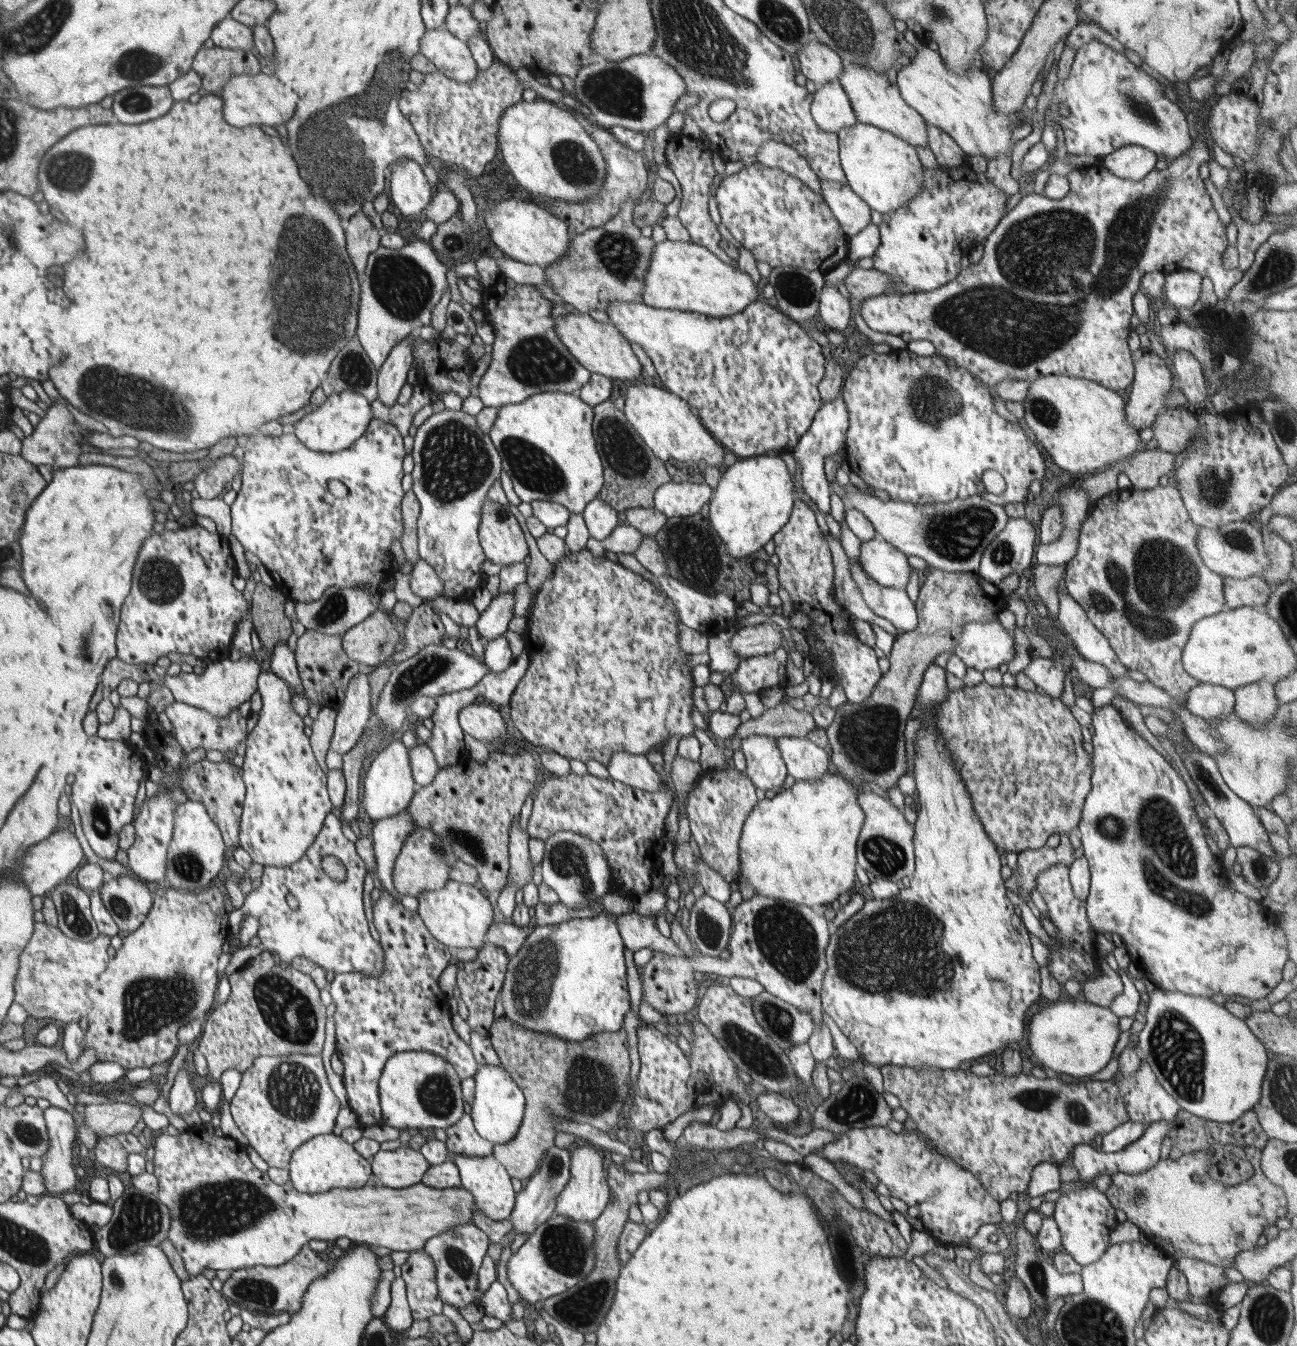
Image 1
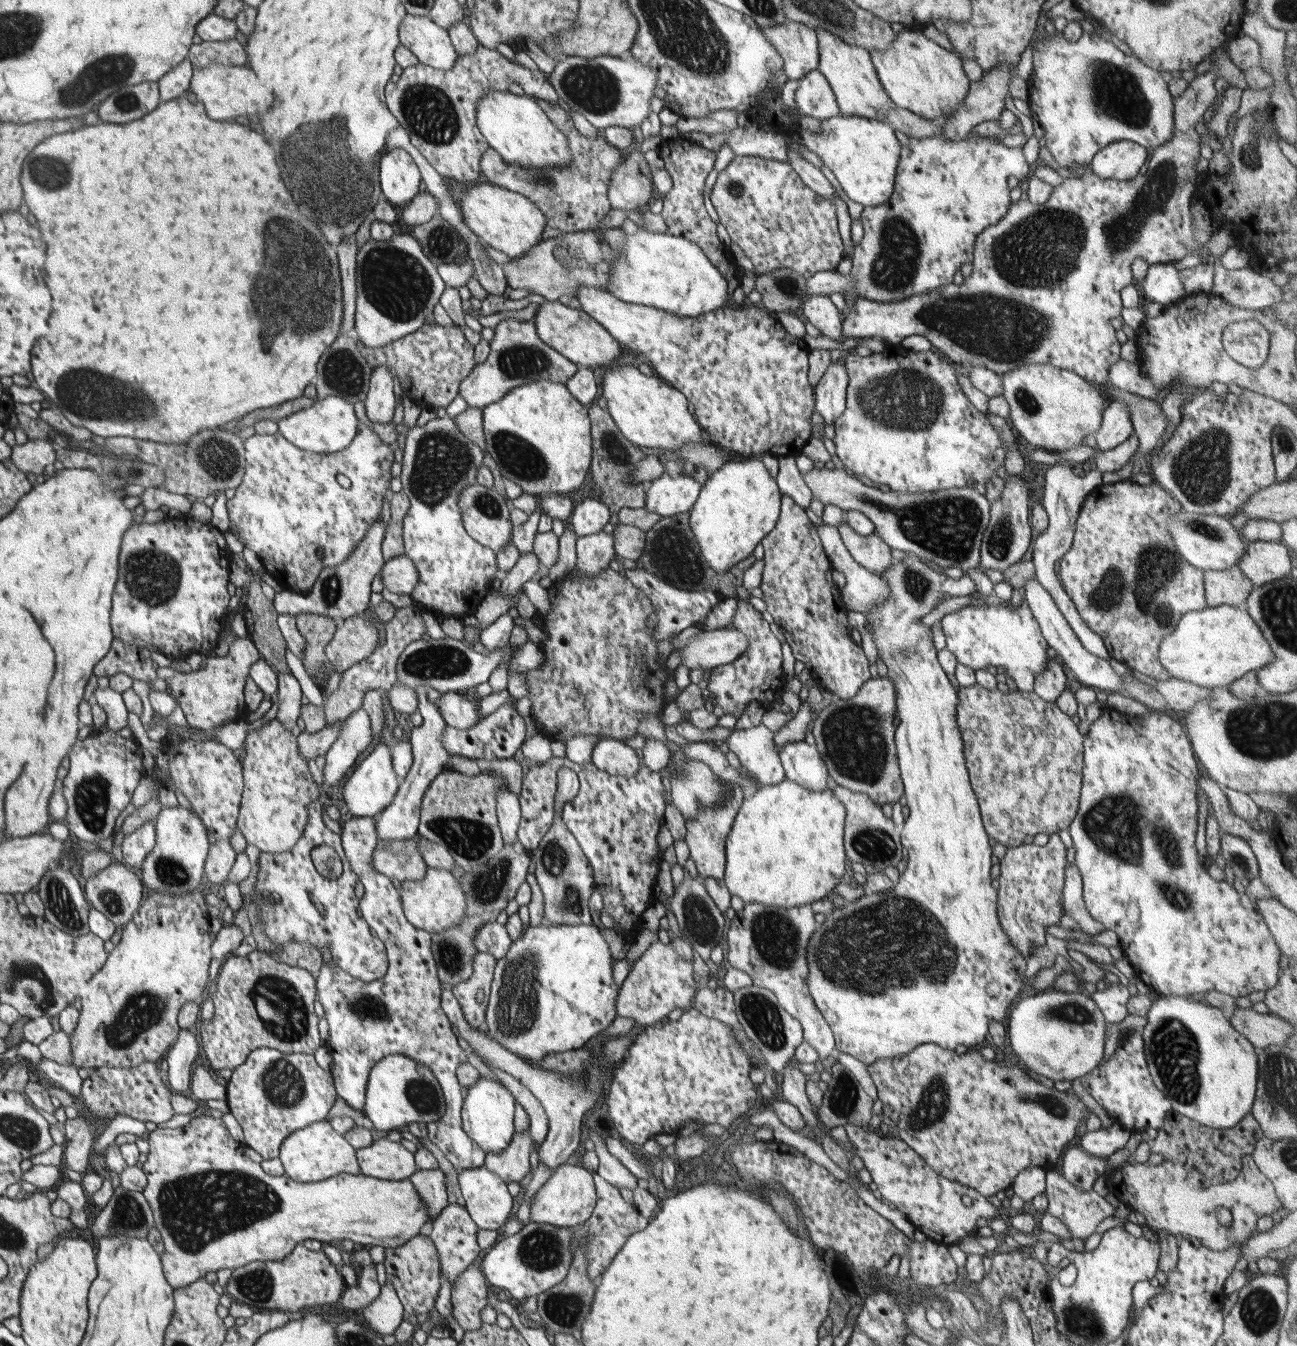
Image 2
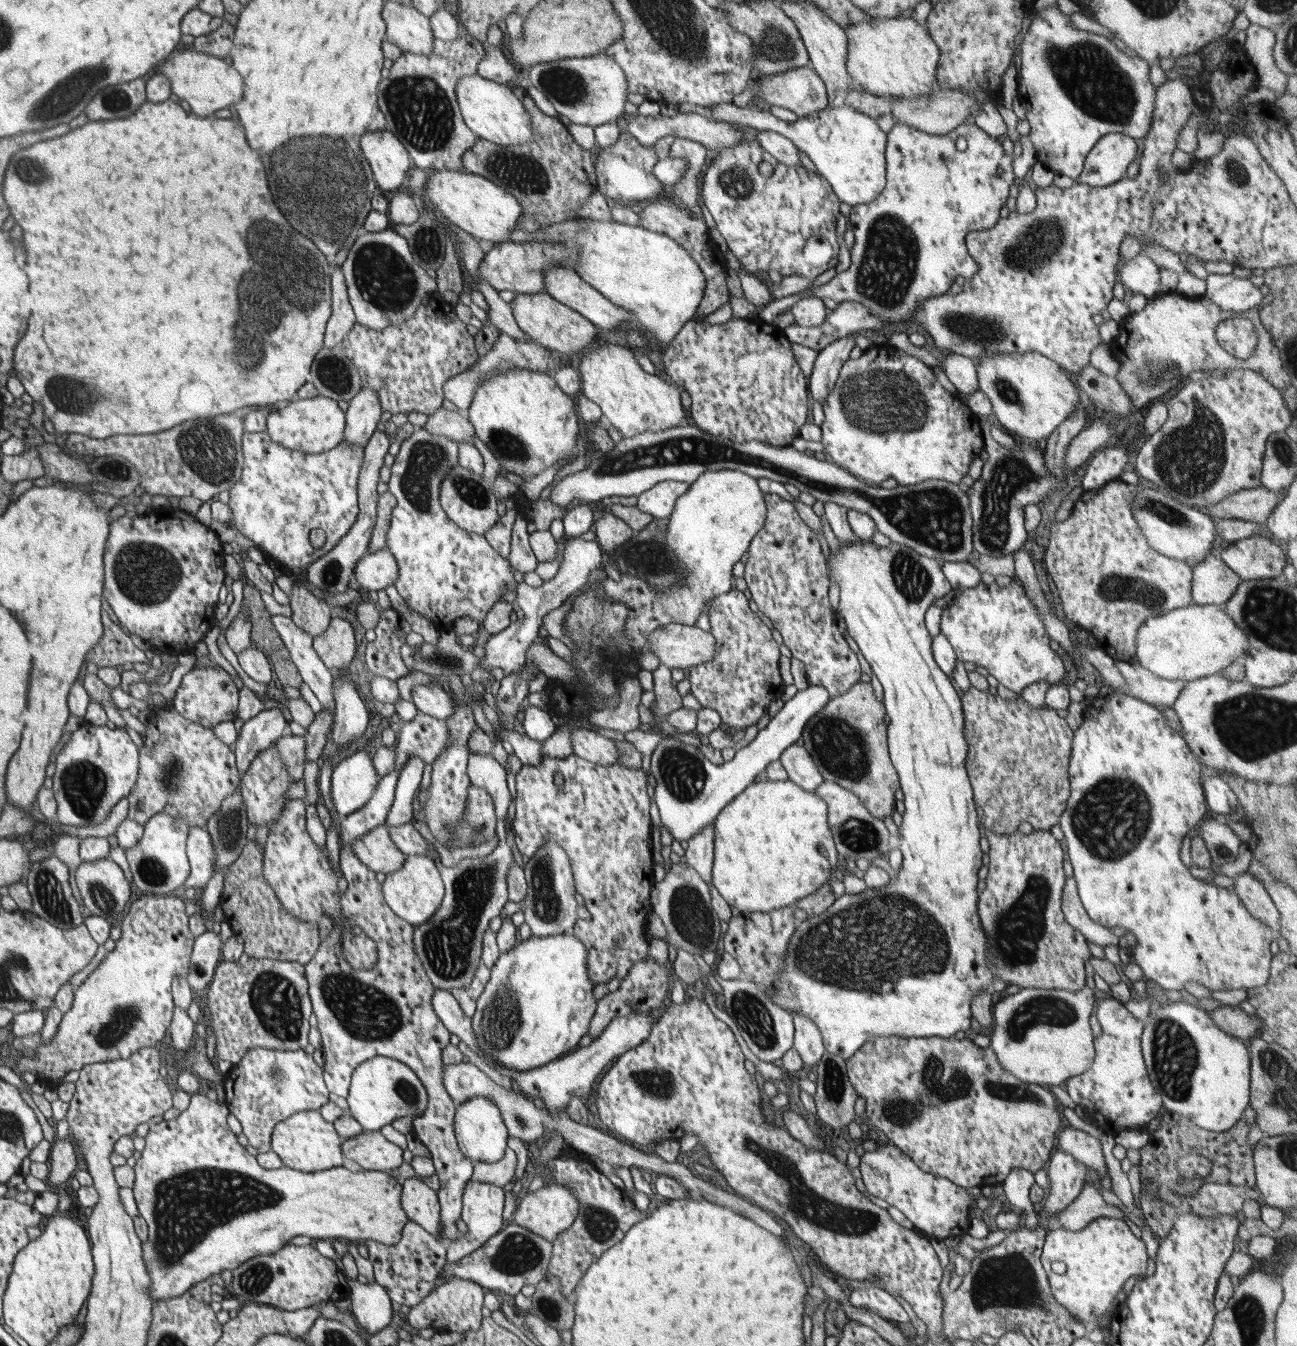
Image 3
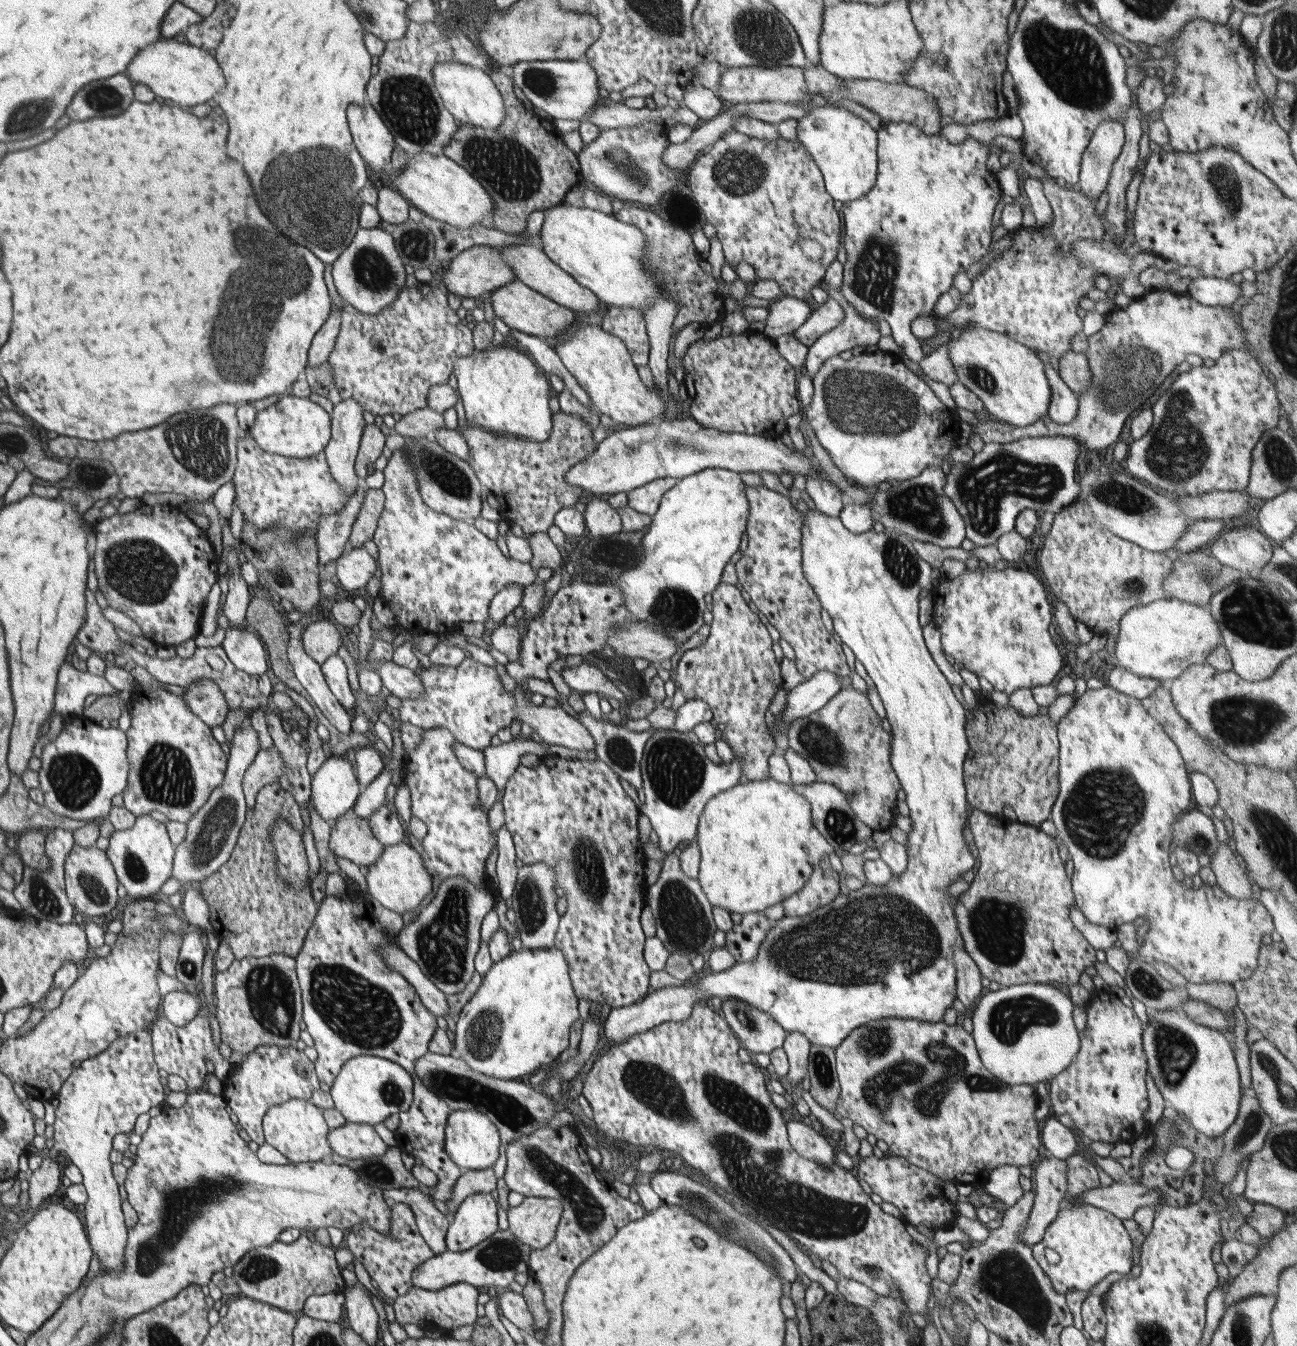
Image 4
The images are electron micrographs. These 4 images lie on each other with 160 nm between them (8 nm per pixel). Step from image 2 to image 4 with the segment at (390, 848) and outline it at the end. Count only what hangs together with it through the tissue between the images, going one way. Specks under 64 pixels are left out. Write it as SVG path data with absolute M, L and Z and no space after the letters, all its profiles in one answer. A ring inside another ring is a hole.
M355 808L340 816L330 830L330 852L357 865L376 864L384 853L384 846L372 832L368 819L358 817Z

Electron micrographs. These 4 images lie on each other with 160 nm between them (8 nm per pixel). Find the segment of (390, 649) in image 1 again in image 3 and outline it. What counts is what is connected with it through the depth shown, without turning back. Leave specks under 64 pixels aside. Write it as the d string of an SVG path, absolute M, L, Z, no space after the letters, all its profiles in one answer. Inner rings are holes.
M334 616L327 631L313 637L313 647L324 666L331 670L348 669L356 654L354 628L347 619Z

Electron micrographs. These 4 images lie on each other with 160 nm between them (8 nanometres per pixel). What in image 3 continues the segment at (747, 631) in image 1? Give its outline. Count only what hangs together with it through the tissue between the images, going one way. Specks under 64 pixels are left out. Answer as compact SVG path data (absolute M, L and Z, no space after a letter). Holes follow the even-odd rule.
M672 622L652 632L646 646L656 653L661 666L683 669L712 660L717 640L710 631Z

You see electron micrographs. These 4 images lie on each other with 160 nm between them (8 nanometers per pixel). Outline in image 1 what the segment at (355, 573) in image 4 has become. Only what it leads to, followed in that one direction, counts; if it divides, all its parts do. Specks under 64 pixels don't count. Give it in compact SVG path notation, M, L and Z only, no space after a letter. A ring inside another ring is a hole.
M424 559L411 565L409 571L410 588L414 594L423 599L432 599L443 596L443 580L434 572L434 568Z

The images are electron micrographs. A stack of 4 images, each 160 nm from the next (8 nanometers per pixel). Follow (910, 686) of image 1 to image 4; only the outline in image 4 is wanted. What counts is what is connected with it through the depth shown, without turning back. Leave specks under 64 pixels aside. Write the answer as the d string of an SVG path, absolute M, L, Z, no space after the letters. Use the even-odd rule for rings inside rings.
M848 685L840 689L820 710L810 716L795 720L787 729L789 748L803 756L809 763L816 780L836 786L848 800L851 811L872 830L887 831L894 825L899 779L890 760L891 733L878 717L868 695Z

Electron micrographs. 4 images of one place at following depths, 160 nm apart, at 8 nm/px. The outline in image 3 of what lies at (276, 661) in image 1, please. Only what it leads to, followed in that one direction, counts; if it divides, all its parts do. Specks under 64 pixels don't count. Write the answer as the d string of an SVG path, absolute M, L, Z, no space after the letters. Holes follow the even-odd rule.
M286 696L284 705L276 703L276 706L259 712L255 718L248 719L242 726L242 731L234 744L237 758L236 768L238 768L240 776L244 776L256 755L289 733L288 722L282 713L283 710L278 709L278 706L287 707L288 699Z

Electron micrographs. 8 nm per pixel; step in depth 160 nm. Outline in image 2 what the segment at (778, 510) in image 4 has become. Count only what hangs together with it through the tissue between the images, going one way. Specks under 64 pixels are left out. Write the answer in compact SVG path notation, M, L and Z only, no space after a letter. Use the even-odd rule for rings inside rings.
M787 495L781 498L780 516L774 530L761 540L764 547L764 573L759 586L764 592L764 602L767 617L781 638L792 648L796 660L804 662L811 670L813 680L820 686L833 692L835 698L848 700L852 698L860 687L870 678L868 659L862 647L854 643L851 637L851 625L846 617L848 608L842 600L841 590L832 579L830 559L823 547L817 528L808 519L806 512Z

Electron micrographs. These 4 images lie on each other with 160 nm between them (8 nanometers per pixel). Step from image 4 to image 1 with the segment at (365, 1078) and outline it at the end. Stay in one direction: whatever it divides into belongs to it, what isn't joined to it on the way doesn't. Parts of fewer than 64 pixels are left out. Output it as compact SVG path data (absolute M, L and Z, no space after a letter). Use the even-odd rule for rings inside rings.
M400 1052L385 1064L379 1082L383 1124L392 1128L446 1129L466 1114L462 1099L462 1079L446 1058L430 1052Z

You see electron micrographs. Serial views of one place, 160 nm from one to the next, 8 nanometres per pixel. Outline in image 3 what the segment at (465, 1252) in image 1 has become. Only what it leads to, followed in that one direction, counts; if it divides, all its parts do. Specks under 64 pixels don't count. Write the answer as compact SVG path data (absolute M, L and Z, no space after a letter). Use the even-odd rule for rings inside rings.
M419 711L412 721L401 722L396 726L396 736L397 740L392 747L395 750L396 757L394 771L390 771L387 776L379 778L376 792L374 792L368 804L360 808L360 811L347 815L340 820L340 839L342 839L344 846L342 846L342 852L340 852L339 867L348 884L348 890L344 892L343 898L341 898L342 919L333 922L334 928L330 933L330 937L324 942L321 941L319 952L311 962L305 965L305 972L308 976L311 1000L318 1020L317 1027L322 1036L323 1047L321 1050L324 1053L324 1059L326 1059L324 1065L325 1079L332 1094L348 1098L353 1072L356 1071L356 1068L359 1068L359 1064L380 1056L391 1057L407 1064L420 1076L427 1088L429 1106L422 1116L413 1117L412 1134L431 1152L430 1158L435 1164L435 1173L438 1174L441 1182L441 1189L436 1192L439 1196L439 1204L442 1206L443 1231L441 1232L441 1238L442 1242L446 1244L452 1240L457 1240L462 1235L456 1227L456 1222L460 1220L463 1211L464 1187L471 1180L474 1171L474 1161L465 1156L464 1152L461 1152L455 1132L455 1111L458 1110L458 1107L443 1081L443 1076L445 1076L443 1052L450 1044L450 1032L446 1030L446 1025L440 1022L441 1018L433 1007L434 984L428 976L424 964L421 963L416 948L414 948L415 926L392 912L385 899L383 884L380 884L376 879L376 871L368 868L368 865L356 858L356 854L352 852L352 843L354 841L362 839L364 835L368 835L376 827L386 824L388 812L391 811L392 804L395 801L395 789L398 787L399 774L400 770L404 768L404 763L410 757L420 757L425 763L432 763L443 753L443 750L449 746L450 742L447 722ZM346 924L358 930L360 934L365 934L375 940L379 949L379 960L370 970L355 970L345 961L339 934L341 933L341 927L346 926Z

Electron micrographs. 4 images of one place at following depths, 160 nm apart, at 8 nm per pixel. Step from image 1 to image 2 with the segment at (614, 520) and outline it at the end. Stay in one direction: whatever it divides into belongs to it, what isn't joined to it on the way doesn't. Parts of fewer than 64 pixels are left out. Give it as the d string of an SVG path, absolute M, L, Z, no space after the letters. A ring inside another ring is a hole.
M584 499L572 511L569 526L579 536L596 534L613 525L611 510L599 499Z

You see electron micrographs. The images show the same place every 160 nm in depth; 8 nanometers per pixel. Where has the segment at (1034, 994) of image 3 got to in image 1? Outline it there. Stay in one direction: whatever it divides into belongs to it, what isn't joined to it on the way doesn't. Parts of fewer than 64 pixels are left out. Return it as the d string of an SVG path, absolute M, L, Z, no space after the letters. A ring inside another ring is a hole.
M1083 997L1054 1000L1034 1014L1032 1022L1027 1025L1029 1048L1037 1064L1054 1070L1054 1075L1076 1080L1100 1072L1112 1060L1120 1033L1120 1019L1115 1012L1092 1004Z

